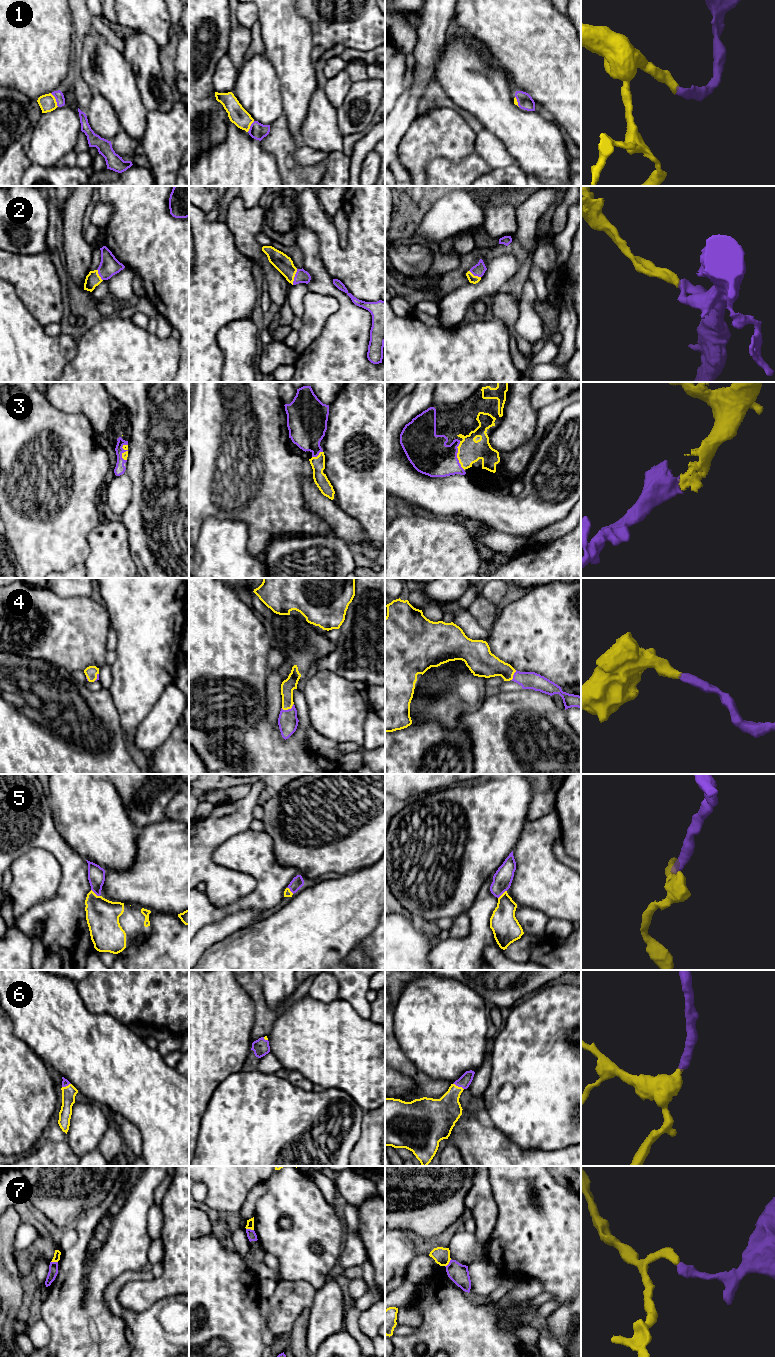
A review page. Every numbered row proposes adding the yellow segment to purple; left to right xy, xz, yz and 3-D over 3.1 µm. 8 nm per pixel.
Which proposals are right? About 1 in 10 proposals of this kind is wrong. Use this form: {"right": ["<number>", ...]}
{"right": ["1", "2", "3", "4", "5", "6"]}

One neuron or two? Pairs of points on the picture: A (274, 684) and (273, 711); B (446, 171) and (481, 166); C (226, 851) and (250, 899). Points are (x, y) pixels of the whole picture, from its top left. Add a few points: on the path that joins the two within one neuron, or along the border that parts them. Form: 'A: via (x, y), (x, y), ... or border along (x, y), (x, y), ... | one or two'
A: via (274, 691), (274, 704) | one
B: via (455, 171), (466, 171), (472, 167) | one
C: via (240, 857), (260, 877), (260, 885) | one

